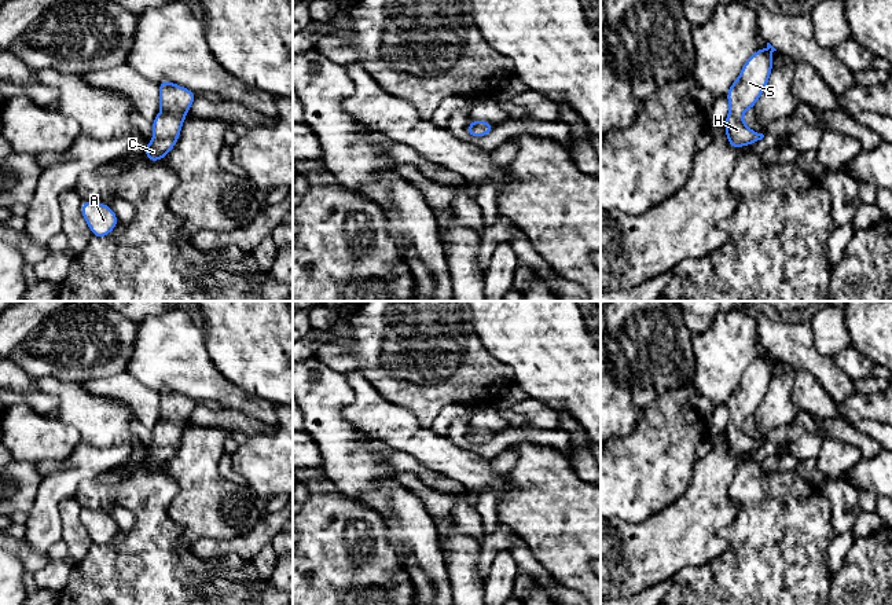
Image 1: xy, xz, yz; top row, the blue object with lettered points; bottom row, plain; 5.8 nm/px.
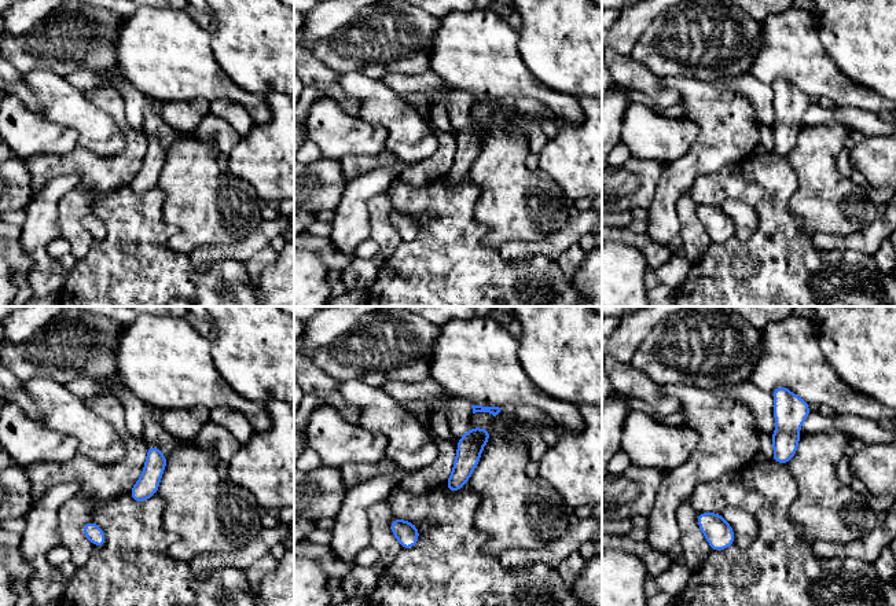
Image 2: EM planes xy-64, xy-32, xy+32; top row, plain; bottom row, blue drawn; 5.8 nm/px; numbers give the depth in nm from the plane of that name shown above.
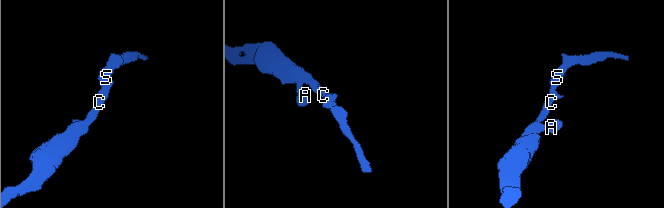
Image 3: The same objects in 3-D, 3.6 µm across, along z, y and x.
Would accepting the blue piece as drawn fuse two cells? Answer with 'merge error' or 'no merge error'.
no merge error

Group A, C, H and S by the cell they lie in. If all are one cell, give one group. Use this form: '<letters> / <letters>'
A C H S

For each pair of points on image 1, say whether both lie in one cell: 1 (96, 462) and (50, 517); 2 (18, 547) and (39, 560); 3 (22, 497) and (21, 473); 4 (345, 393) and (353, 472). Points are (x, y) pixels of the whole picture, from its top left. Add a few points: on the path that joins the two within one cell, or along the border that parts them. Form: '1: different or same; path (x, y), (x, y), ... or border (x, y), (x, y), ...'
1: same; path (80, 469), (50, 501)
2: same; path (24, 550), (33, 560)
3: same; path (22, 491), (21, 479)
4: same; path (334, 413), (334, 435), (342, 444), (344, 453)

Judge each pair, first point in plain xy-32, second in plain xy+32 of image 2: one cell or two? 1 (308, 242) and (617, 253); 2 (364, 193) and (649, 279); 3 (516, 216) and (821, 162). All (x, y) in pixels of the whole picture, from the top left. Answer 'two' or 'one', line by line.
1: two
2: two
3: one

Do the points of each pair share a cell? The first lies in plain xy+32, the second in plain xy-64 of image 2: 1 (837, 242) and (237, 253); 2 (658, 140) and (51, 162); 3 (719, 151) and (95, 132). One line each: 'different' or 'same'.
1: same
2: different
3: same

